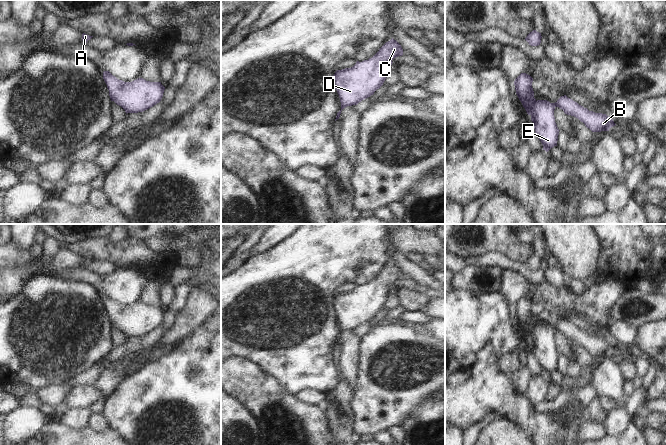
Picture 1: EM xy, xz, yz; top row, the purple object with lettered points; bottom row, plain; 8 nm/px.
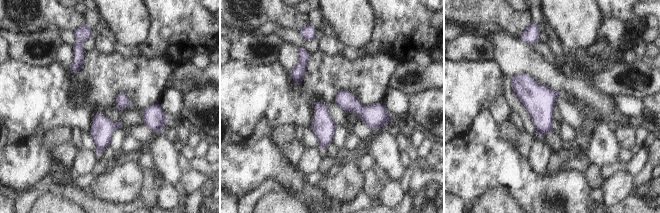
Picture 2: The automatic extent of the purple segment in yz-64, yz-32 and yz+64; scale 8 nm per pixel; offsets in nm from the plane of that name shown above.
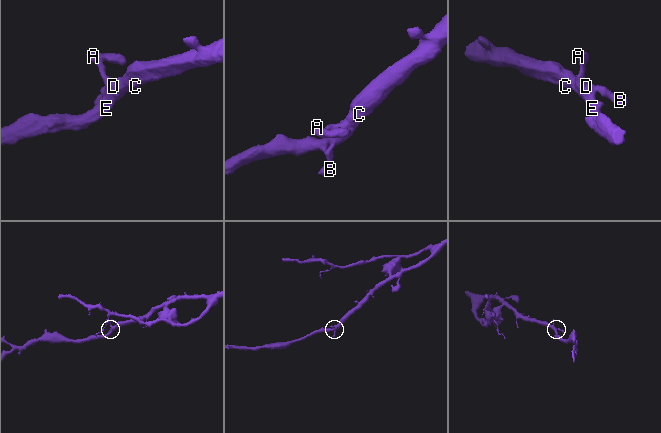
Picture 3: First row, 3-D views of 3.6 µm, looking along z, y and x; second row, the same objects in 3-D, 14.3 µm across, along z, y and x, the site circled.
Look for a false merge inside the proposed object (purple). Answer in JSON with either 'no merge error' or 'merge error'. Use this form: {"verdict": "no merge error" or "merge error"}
{"verdict": "no merge error"}

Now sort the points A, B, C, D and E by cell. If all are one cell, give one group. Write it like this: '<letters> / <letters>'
A B C D E

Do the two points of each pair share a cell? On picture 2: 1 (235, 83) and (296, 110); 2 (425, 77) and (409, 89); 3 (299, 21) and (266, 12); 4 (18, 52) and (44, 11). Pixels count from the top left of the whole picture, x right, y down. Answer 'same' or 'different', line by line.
1: same
2: same
3: same
4: different

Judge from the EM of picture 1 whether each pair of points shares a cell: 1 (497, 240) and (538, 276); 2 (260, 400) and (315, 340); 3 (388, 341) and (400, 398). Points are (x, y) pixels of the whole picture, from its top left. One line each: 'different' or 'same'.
1: different
2: different
3: same

